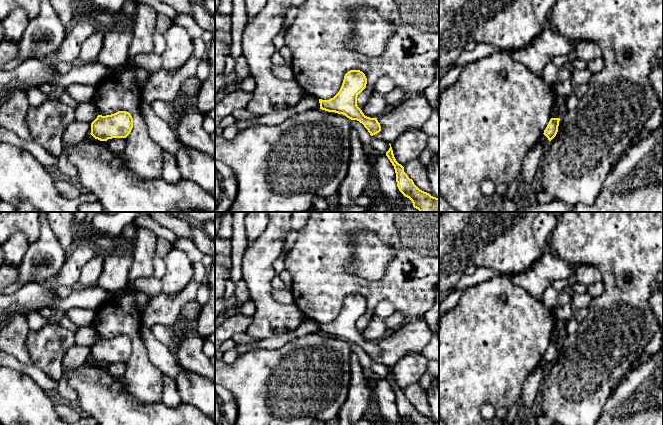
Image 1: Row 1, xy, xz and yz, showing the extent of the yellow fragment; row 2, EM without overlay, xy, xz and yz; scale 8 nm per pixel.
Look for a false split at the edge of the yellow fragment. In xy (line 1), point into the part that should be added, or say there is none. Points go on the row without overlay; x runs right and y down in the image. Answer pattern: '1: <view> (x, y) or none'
1: none

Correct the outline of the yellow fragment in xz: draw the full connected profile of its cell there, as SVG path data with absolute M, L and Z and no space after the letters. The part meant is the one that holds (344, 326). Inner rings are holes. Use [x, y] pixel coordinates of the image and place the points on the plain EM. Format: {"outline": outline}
{"outline": "M360 294L348 295L339 316L329 324L319 323L320 333L343 338L351 344L357 344L364 349L371 360L381 355L377 342L364 339L357 329L358 319L366 312L367 302Z"}

